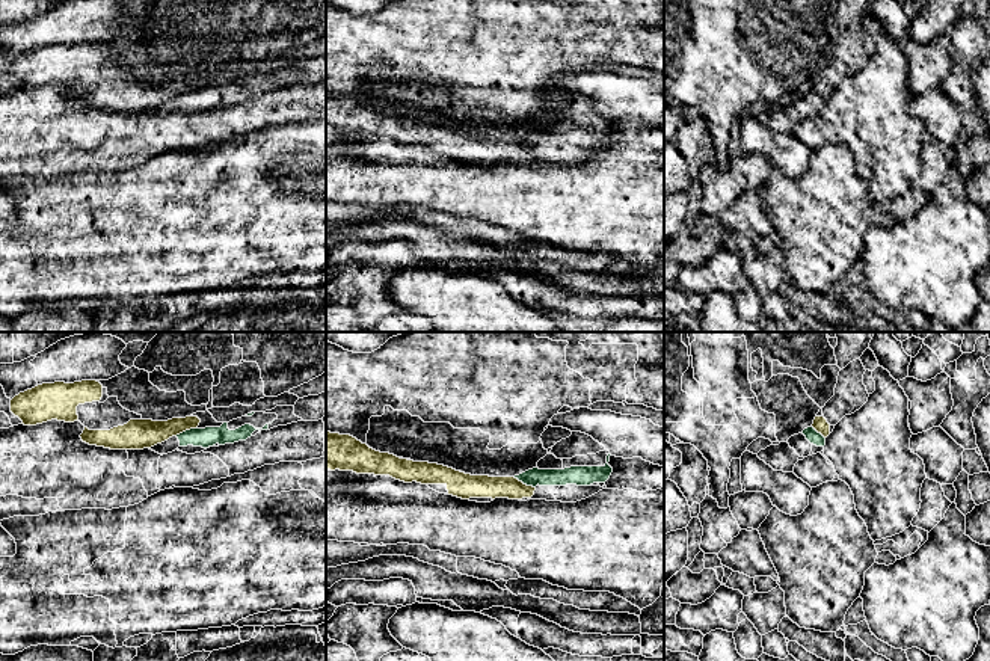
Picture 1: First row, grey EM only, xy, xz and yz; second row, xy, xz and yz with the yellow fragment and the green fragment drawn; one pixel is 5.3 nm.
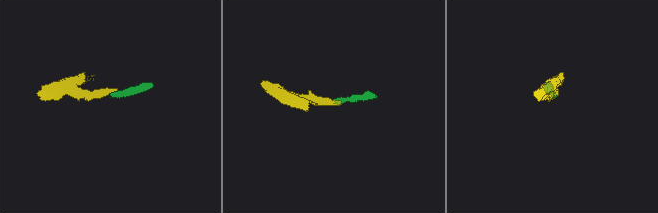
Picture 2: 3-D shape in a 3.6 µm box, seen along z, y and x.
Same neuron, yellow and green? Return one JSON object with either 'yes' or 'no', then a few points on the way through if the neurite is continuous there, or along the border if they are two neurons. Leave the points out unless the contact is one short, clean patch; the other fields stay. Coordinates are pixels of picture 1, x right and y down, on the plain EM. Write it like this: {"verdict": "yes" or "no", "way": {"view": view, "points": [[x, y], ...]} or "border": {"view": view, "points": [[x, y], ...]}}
{"verdict": "no", "border": {"view": "xy", "points": [[196, 88], [175, 97]]}}

